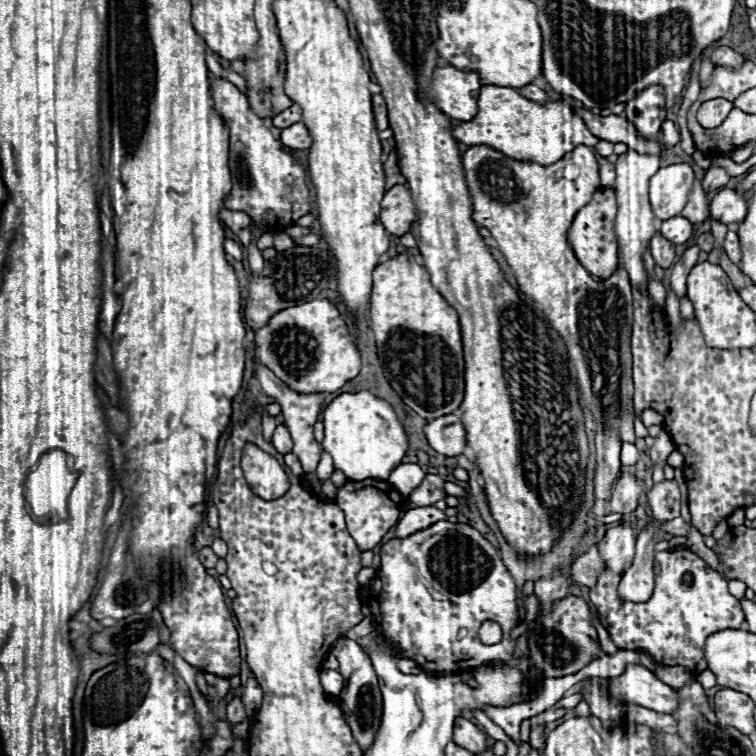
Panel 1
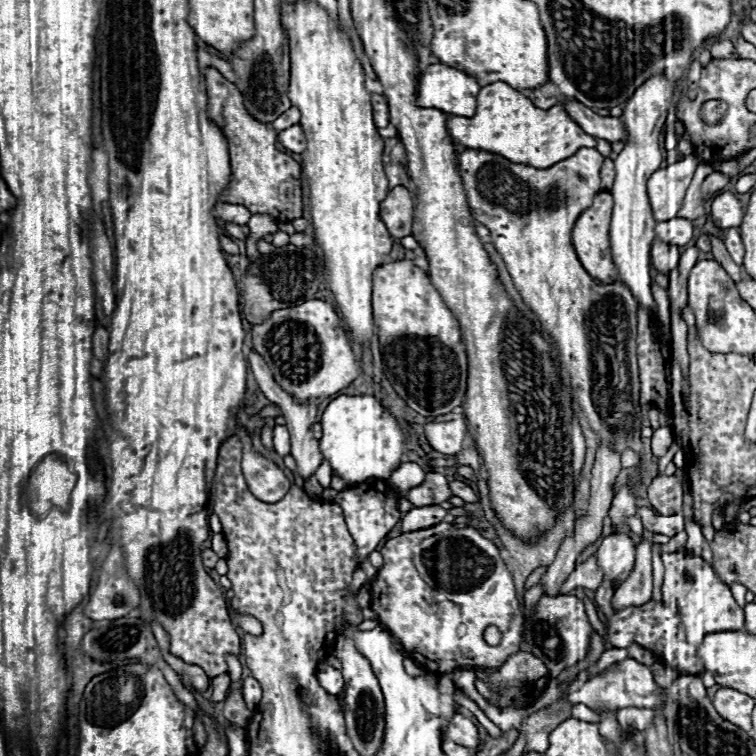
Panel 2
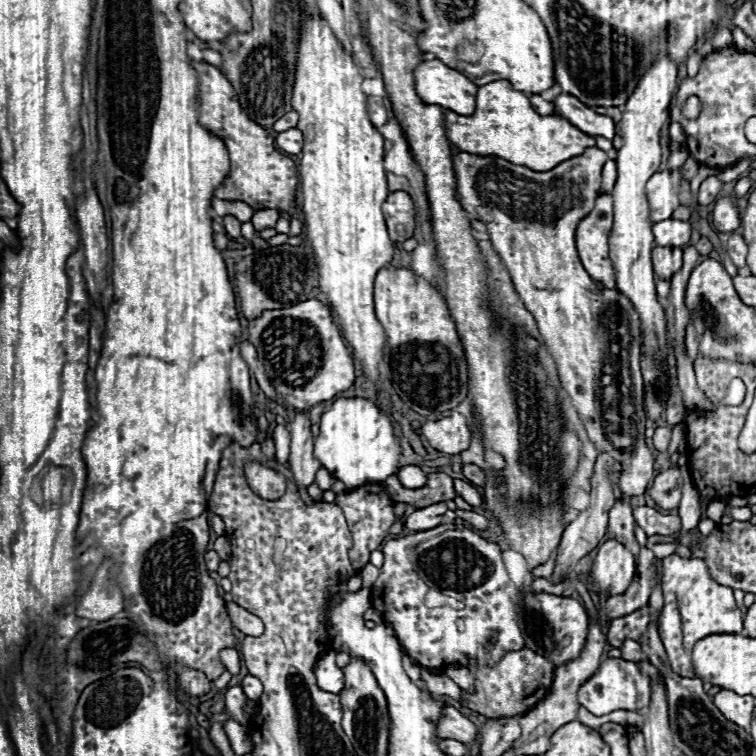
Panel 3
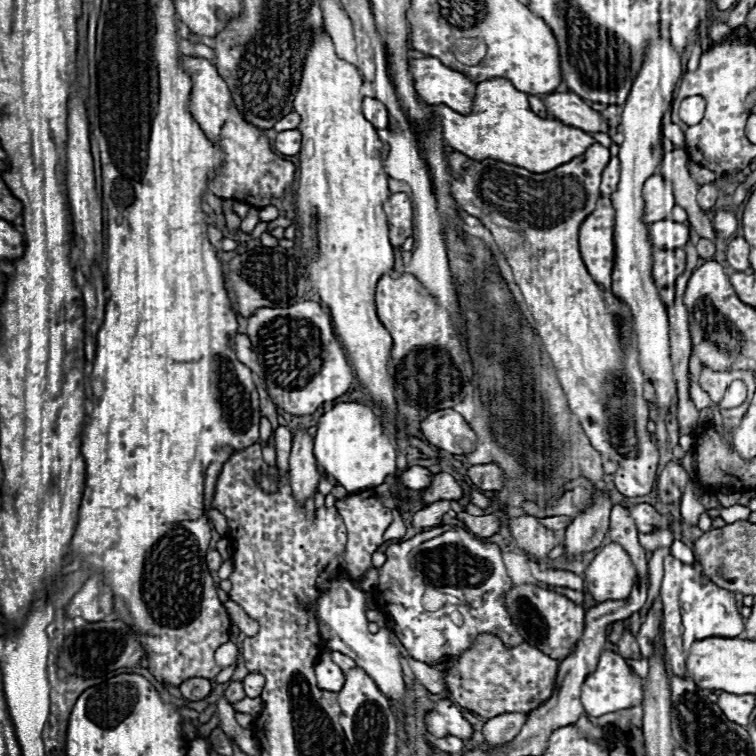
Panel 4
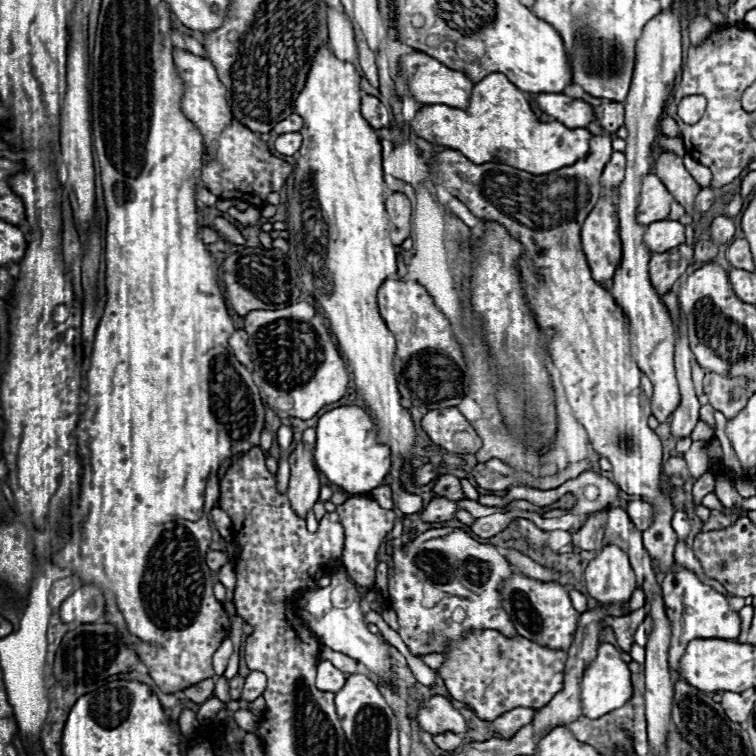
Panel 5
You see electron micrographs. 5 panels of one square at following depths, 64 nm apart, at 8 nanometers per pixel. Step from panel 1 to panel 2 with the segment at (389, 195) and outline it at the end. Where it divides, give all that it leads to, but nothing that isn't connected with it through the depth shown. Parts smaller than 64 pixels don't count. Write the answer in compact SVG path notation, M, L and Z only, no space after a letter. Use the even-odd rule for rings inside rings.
M396 186L380 204L380 216L392 234L392 238L404 238L412 234L414 224L414 200L404 186Z

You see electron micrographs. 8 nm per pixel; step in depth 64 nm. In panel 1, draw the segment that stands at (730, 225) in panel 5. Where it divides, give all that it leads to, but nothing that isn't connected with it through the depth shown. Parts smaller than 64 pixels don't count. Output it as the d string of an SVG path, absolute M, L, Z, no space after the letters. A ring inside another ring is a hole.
M722 188L710 204L710 216L726 226L738 224L746 216L746 202L740 196L740 192L730 190L730 188Z

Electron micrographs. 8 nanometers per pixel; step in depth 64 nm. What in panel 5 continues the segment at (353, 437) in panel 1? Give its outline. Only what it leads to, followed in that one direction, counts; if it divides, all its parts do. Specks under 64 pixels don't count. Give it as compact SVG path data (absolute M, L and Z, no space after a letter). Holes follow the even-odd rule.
M340 406L318 420L314 464L330 480L330 484L350 494L366 494L382 484L392 466L392 452L388 446L376 442L376 426L362 408Z

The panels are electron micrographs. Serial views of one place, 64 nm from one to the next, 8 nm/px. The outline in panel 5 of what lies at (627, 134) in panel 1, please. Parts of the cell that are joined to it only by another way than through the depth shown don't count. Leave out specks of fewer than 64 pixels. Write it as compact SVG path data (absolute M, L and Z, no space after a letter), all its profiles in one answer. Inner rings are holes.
M528 94L542 112L562 122L568 128L584 128L594 120L592 106L580 98L568 98L566 94Z

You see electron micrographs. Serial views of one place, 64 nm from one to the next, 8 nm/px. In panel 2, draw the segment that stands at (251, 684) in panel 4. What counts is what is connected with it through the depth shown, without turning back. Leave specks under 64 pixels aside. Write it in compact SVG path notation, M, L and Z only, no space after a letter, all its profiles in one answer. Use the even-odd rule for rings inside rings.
M248 676L248 678L244 680L244 686L242 686L242 694L244 694L246 706L248 706L250 710L254 710L254 708L258 706L260 698L262 698L262 688L260 688L260 684L256 682L256 678Z

